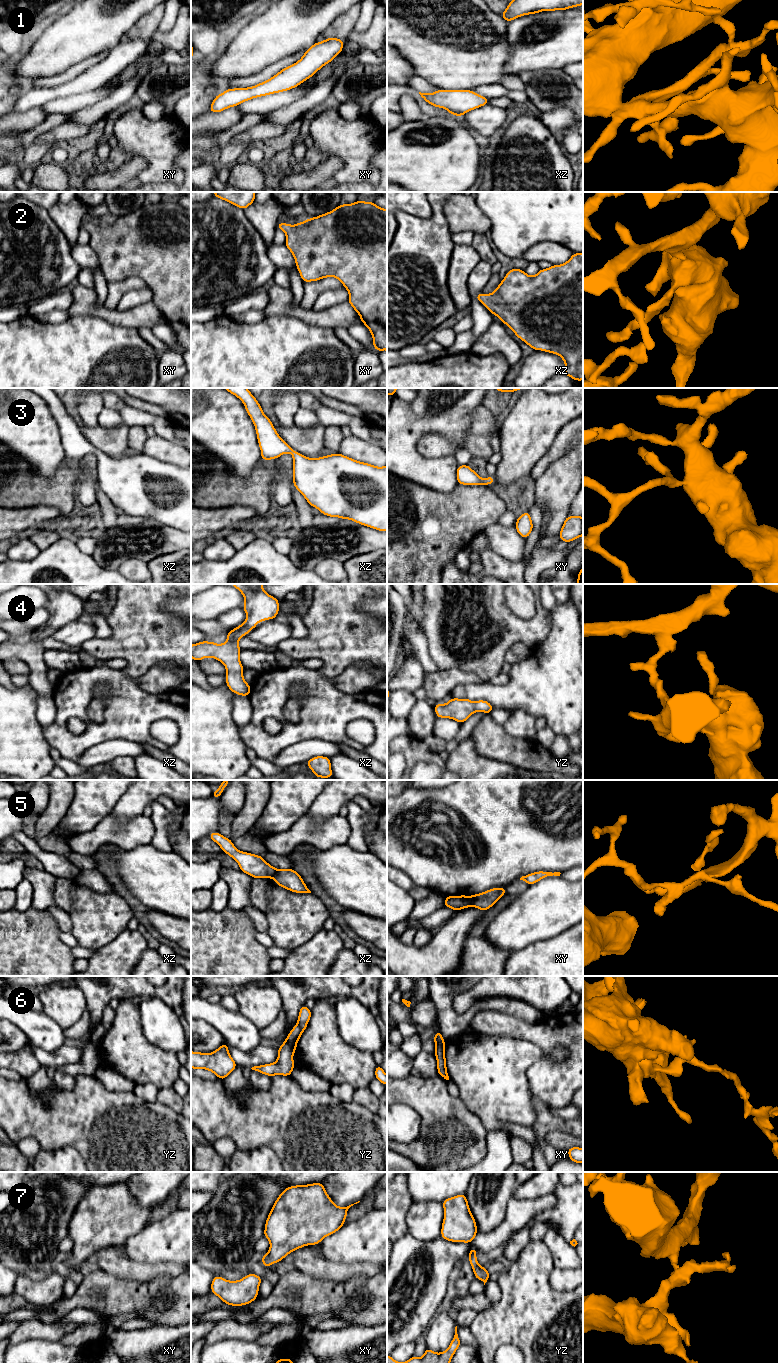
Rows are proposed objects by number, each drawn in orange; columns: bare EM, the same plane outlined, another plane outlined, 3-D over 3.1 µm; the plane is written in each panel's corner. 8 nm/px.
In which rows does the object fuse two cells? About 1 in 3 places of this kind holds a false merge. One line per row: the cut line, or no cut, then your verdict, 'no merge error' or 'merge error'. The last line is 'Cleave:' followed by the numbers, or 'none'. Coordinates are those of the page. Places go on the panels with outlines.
1: cut none; no merge error
2: cut none; no merge error
3: cut none; no merge error
4: cut none; no merge error
5: cut xy (469, 896), (471, 905); merge error
6: cut yz (286, 1040), (294, 1051); merge error
7: cut none; no merge error
Cleave: 5, 6

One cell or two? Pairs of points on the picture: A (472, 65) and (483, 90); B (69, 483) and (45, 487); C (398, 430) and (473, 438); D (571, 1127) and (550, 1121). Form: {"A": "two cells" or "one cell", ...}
{"A": "two cells", "B": "one cell", "C": "two cells", "D": "one cell"}

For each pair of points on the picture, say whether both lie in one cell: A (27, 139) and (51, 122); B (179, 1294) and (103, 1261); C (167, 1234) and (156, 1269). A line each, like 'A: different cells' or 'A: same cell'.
A: same cell
B: different cells
C: different cells

